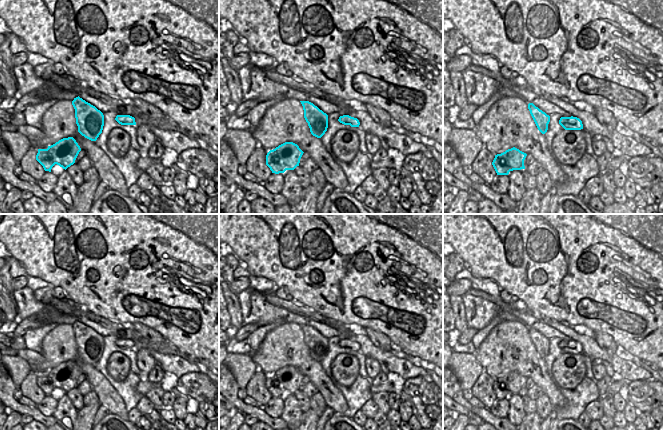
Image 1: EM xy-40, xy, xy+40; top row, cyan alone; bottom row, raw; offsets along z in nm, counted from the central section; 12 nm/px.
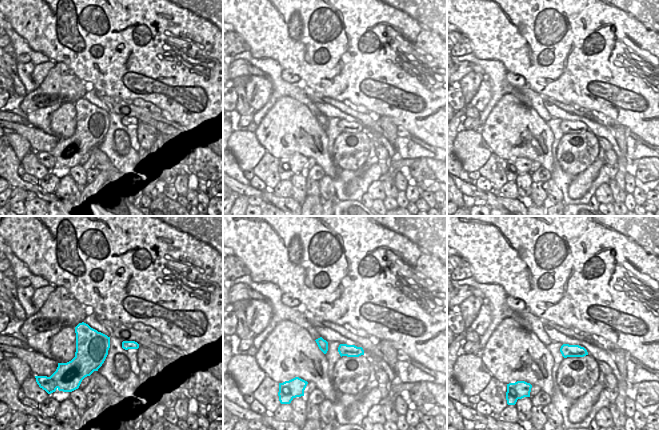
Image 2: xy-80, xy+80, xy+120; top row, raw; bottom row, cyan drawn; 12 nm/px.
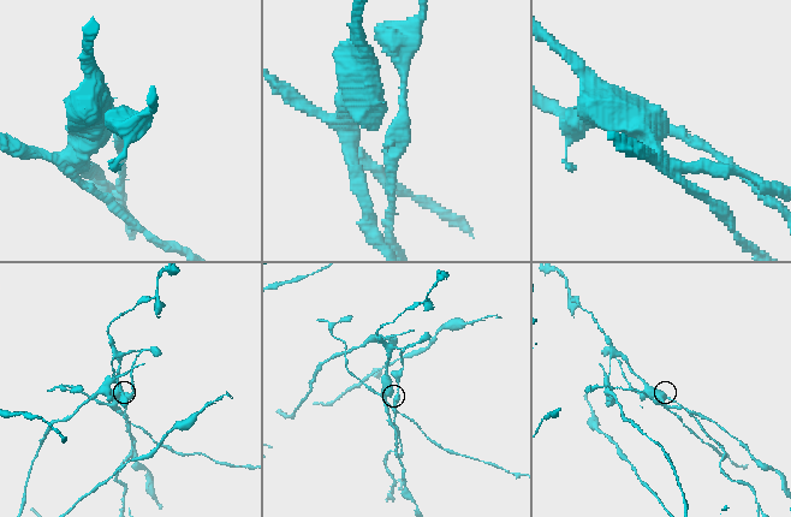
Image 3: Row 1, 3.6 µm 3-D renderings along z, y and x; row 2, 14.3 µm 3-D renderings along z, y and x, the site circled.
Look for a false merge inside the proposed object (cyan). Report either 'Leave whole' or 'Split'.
Split

